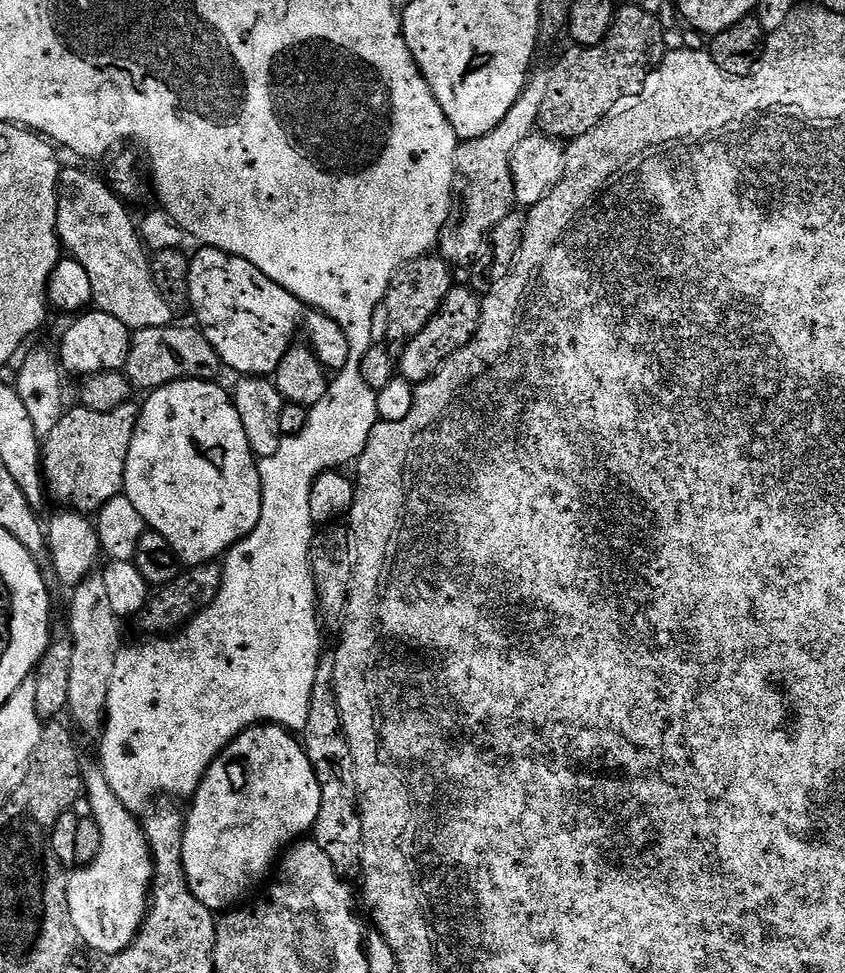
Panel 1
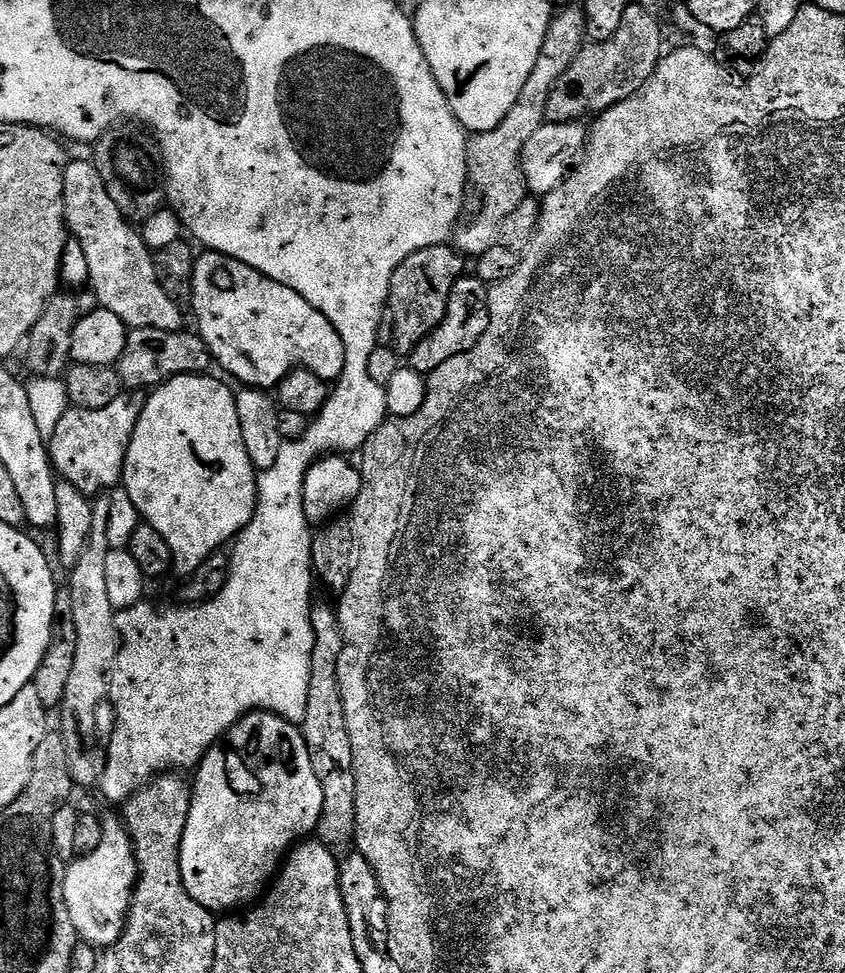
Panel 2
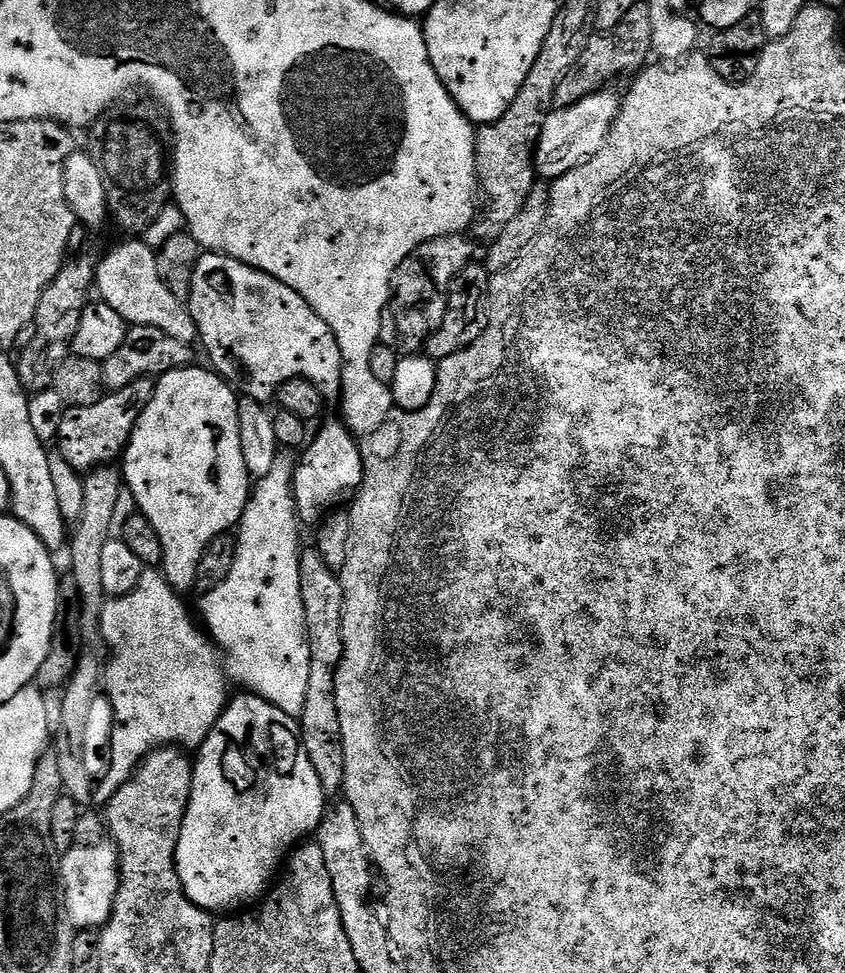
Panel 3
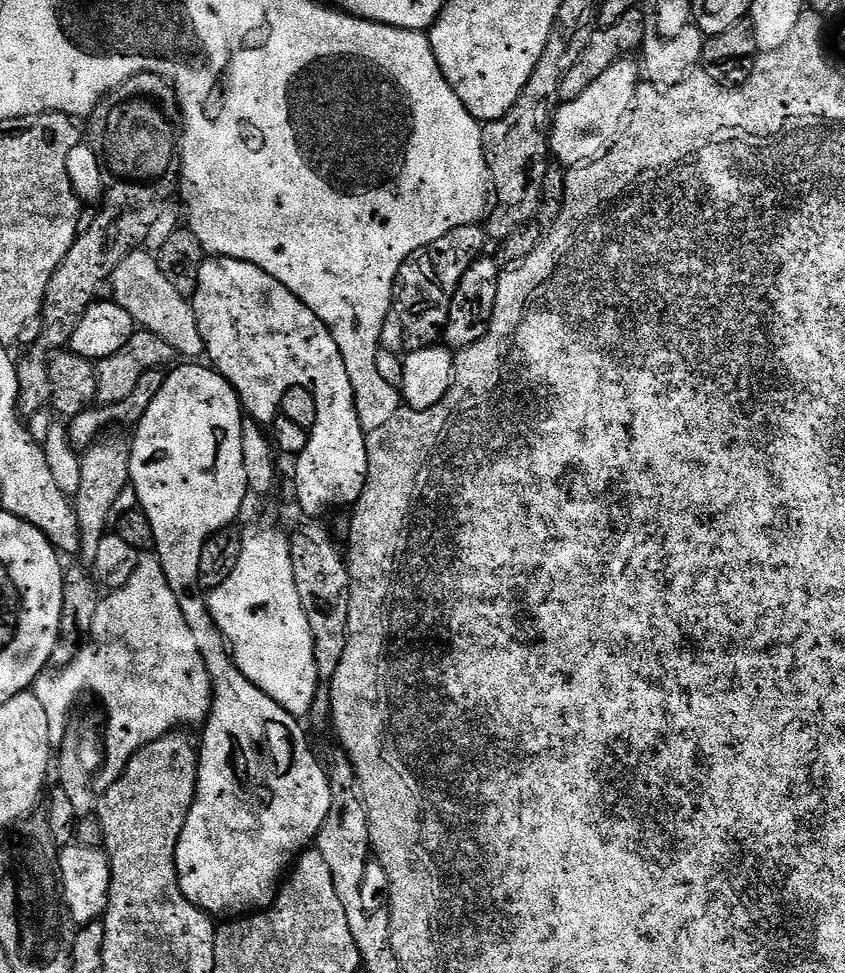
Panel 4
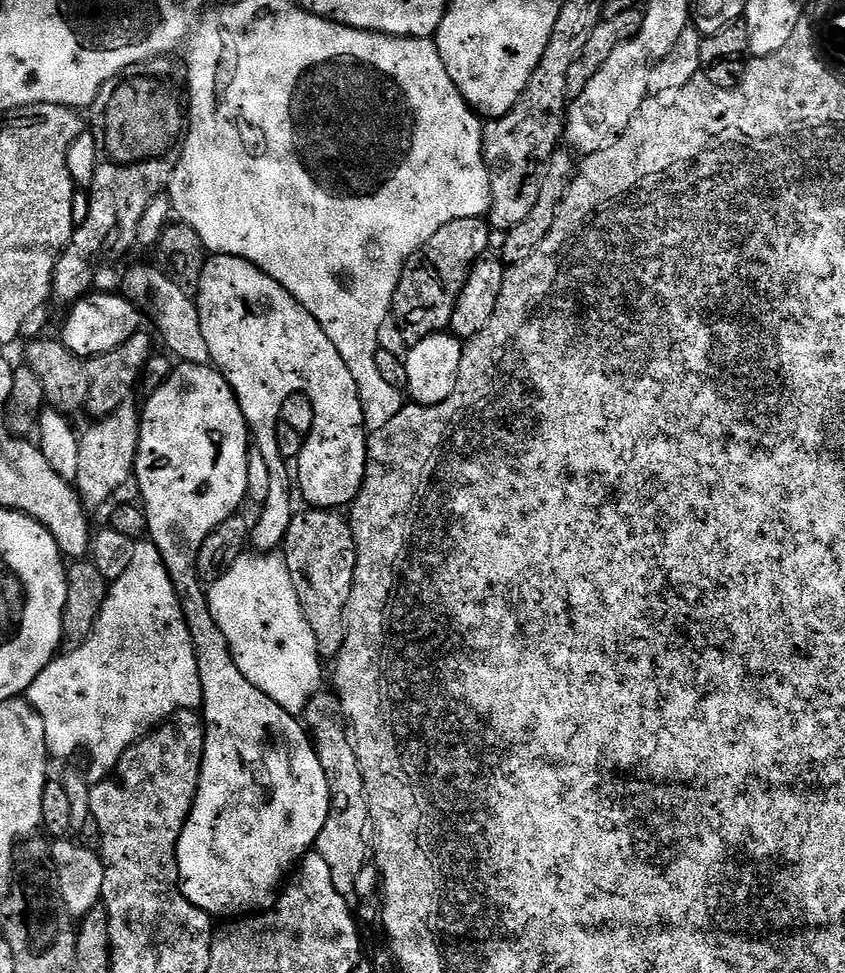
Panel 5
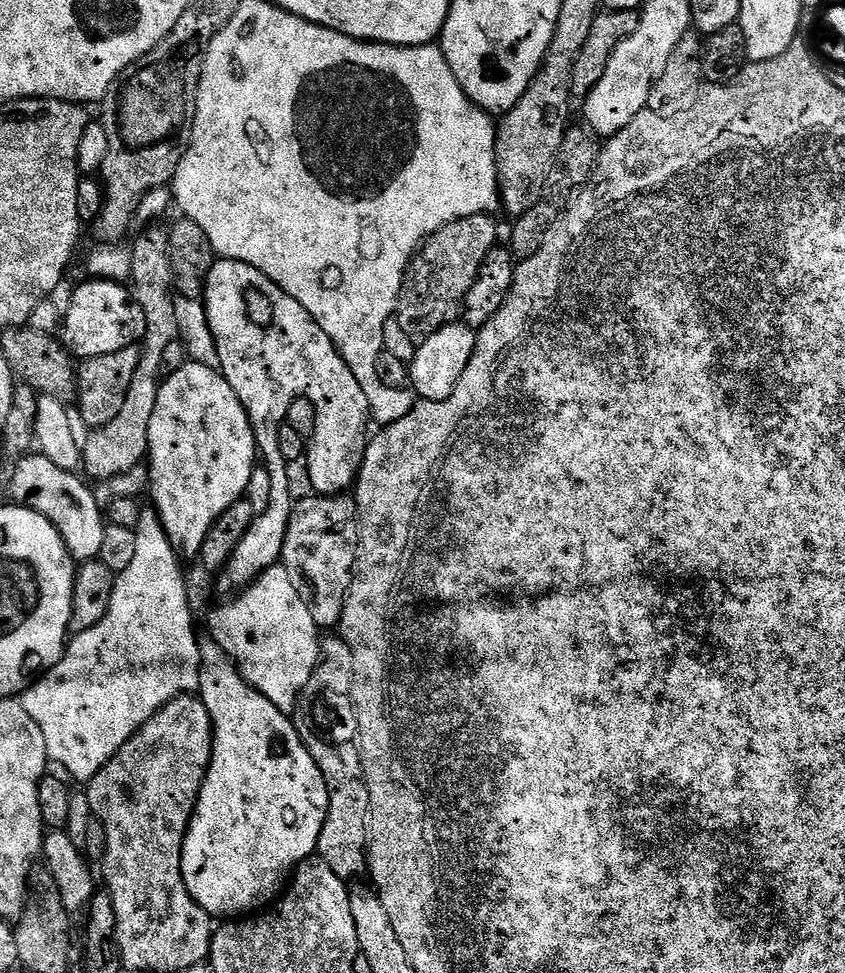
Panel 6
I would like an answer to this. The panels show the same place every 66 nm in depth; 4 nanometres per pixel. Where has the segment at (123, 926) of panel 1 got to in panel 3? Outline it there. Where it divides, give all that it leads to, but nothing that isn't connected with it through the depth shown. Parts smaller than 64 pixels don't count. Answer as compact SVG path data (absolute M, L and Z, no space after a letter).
M105 842L98 846L73 846L60 856L60 882L68 921L76 930L100 930L112 916L114 898L120 885L120 856L116 845Z

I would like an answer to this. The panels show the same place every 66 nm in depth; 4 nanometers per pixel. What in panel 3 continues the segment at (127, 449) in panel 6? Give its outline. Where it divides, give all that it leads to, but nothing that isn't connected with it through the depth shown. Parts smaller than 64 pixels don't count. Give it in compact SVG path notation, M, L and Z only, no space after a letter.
M105 466L85 475L82 516L75 523L68 546L68 555L70 554L71 558L70 574L78 585L80 598L80 629L85 643L90 646L99 643L100 616L107 599L102 581L103 547L108 539L111 539L115 503L118 502L118 494L124 491L121 471L114 469L115 467Z

